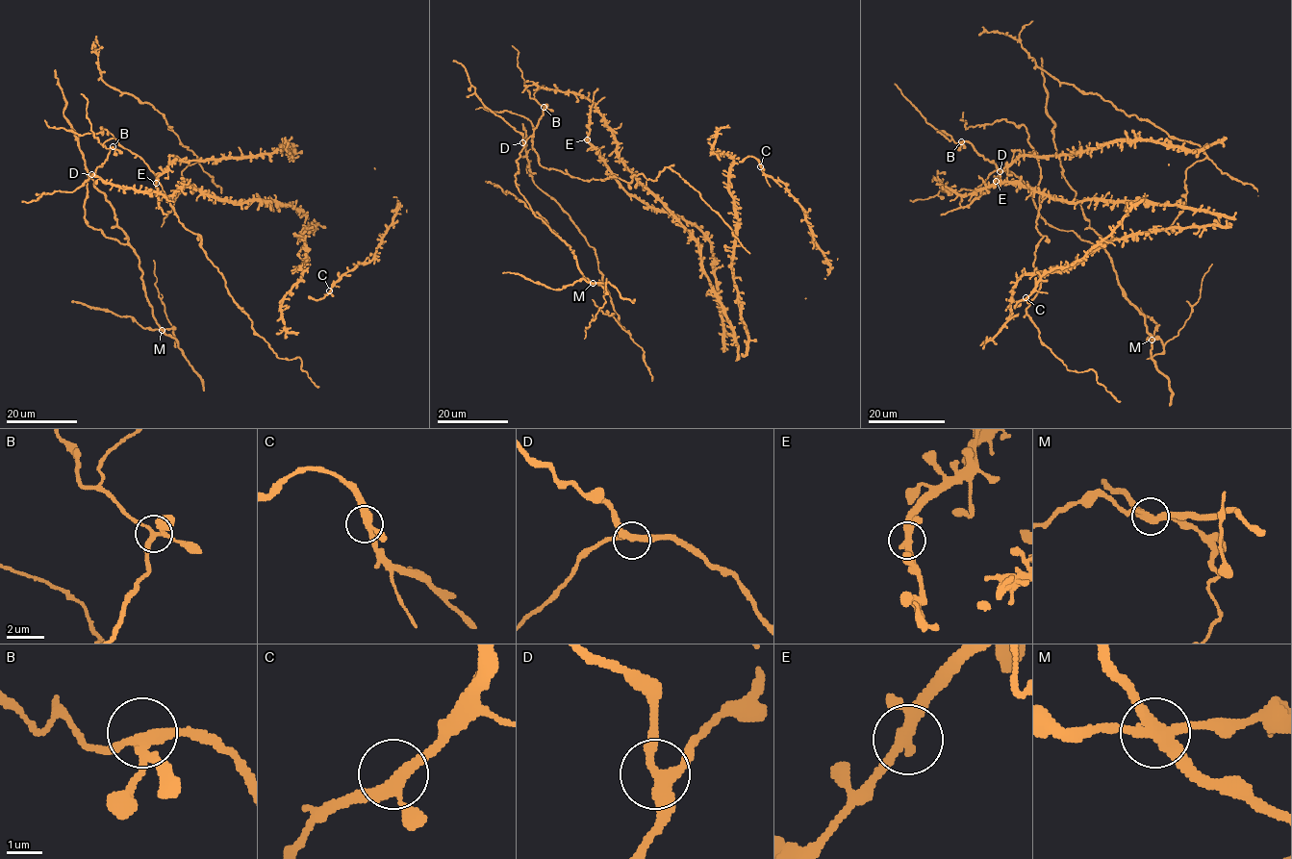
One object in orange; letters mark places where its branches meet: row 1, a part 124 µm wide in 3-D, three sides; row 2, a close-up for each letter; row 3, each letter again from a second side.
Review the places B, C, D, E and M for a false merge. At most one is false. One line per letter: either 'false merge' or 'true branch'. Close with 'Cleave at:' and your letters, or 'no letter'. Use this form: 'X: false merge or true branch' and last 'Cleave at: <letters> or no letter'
B: true branch
C: true branch
D: true branch
E: true branch
M: false merge
Cleave at: M

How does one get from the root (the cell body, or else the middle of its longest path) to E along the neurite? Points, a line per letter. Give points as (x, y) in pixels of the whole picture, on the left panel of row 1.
E: (152, 192), (164, 195), (159, 207), (156, 183)

